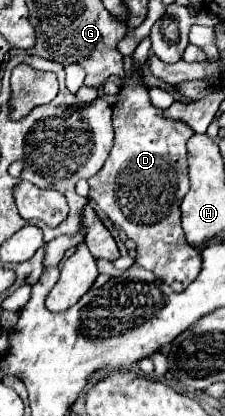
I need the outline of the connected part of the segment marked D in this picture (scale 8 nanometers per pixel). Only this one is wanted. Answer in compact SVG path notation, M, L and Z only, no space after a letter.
M131 69L113 105L115 143L103 169L89 179L93 199L115 227L137 243L137 263L153 271L173 291L183 291L201 271L201 253L185 241L179 205L189 191L187 139L195 133L187 123L169 119L149 99L141 69Z

